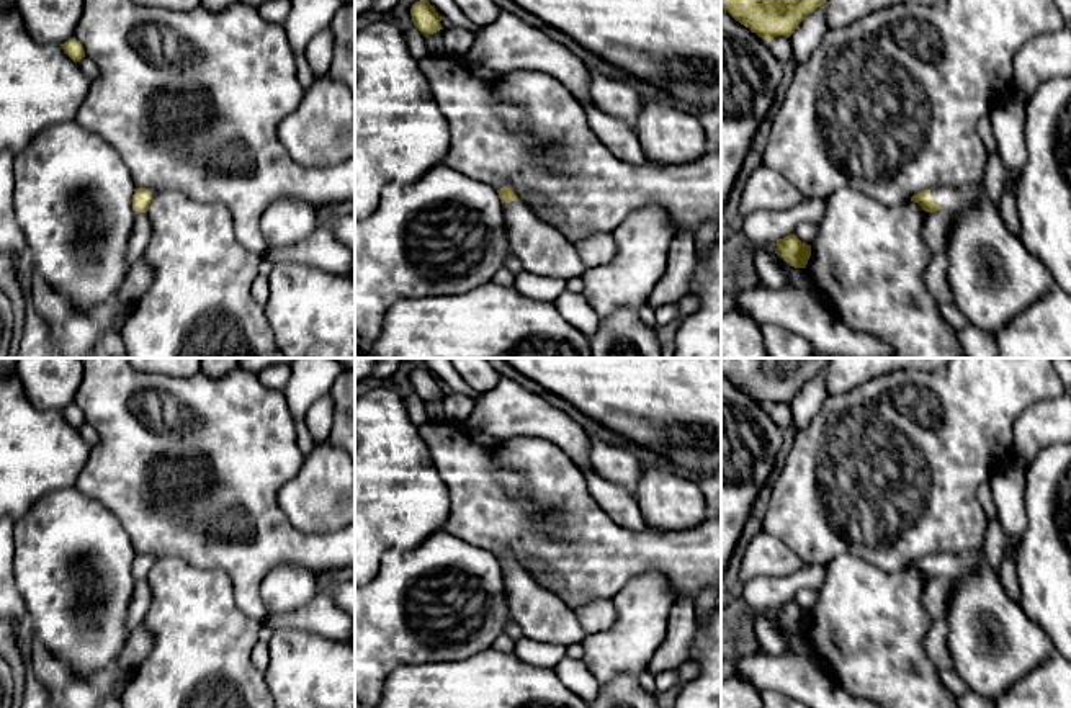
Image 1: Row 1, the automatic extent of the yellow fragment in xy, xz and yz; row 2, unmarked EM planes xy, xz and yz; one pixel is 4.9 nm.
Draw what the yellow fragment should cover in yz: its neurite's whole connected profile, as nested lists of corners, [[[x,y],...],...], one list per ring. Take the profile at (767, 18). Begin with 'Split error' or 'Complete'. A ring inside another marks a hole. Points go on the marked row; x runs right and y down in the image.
Complete. [[[721,0],[721,10],[759,38],[790,38],[798,25],[826,0]]]

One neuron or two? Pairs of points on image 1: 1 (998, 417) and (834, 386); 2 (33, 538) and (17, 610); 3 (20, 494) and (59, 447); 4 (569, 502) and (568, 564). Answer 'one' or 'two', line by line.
1: two
2: two
3: one
4: one

